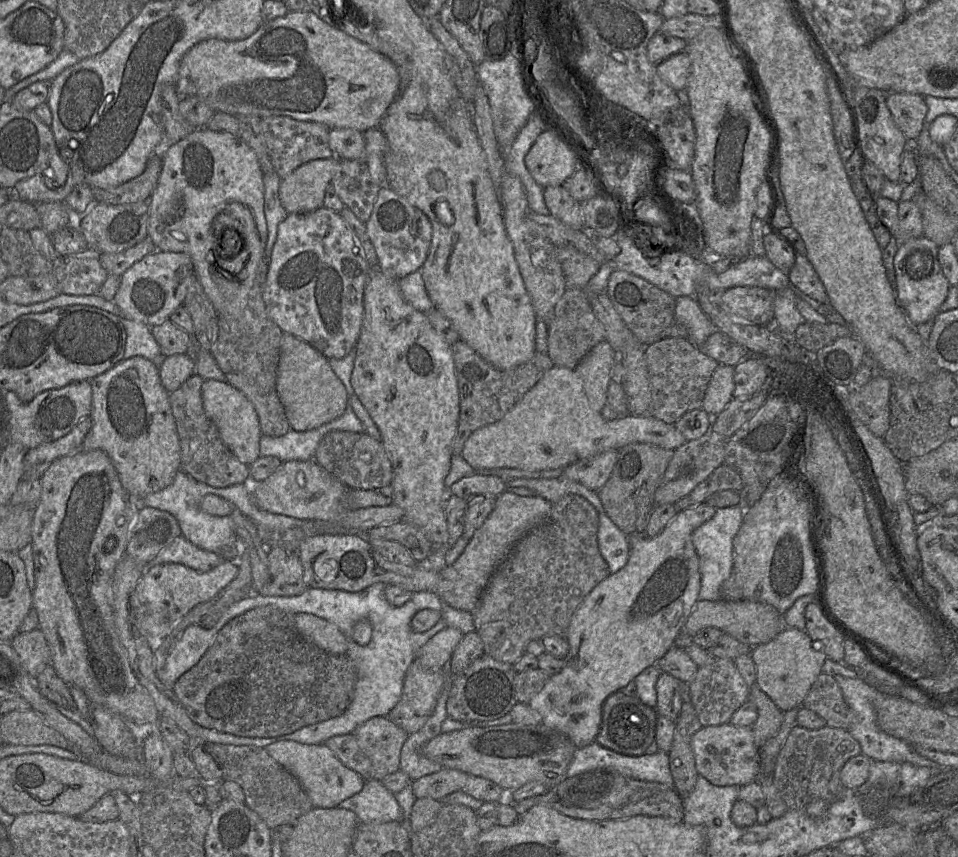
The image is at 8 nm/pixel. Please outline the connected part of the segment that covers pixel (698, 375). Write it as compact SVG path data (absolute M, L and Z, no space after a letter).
M665 337L645 346L652 390L652 416L674 424L686 412L702 409L707 386L719 363L703 354L688 338Z

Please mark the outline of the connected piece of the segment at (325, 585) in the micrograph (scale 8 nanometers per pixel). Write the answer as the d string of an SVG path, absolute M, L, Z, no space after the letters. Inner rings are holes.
M503 491L496 497L493 511L475 531L460 557L441 570L429 570L420 563L406 566L390 562L369 544L366 535L316 535L305 538L298 556L307 587L346 592L360 592L375 583L400 586L413 593L429 591L450 607L472 612L496 568L515 544L551 513L552 503L539 496L519 496Z

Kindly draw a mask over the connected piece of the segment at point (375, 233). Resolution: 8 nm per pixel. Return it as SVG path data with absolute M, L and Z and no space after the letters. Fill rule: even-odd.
M382 186L374 204L366 230L378 257L378 266L388 277L401 279L421 270L432 241L432 224L429 218L406 198L388 186Z

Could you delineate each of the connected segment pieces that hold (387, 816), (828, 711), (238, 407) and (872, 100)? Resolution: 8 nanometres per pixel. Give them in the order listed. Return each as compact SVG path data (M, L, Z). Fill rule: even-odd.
M381 780L365 781L362 790L337 806L356 814L360 823L376 824L398 821L402 823L402 810Z
M819 674L801 707L814 711L829 727L847 730L852 721L851 710L836 680L830 674Z
M204 380L202 384L204 412L216 426L225 446L243 464L251 466L259 457L261 430L251 402L227 382Z
M855 85L852 104L856 111L859 139L866 159L880 169L886 179L898 182L902 154L910 142L895 124L886 105L886 97L887 94L880 89Z

